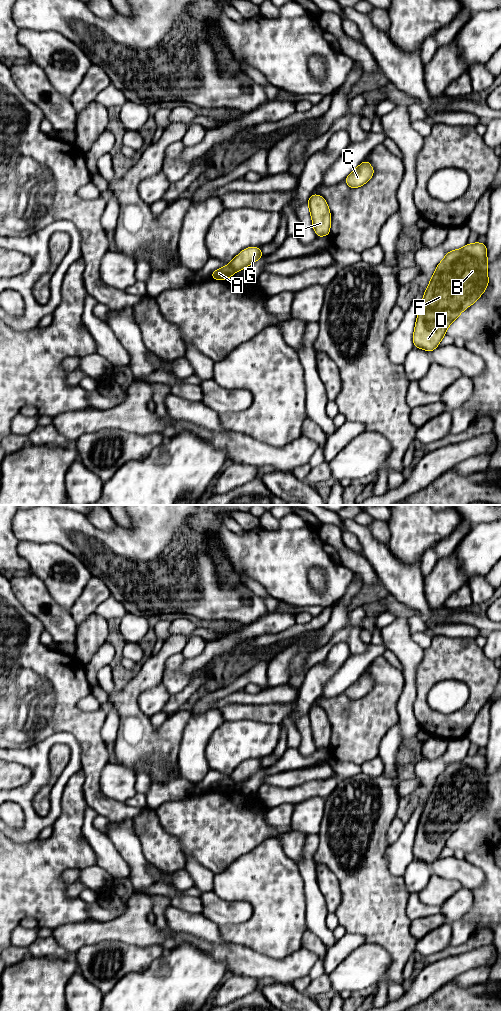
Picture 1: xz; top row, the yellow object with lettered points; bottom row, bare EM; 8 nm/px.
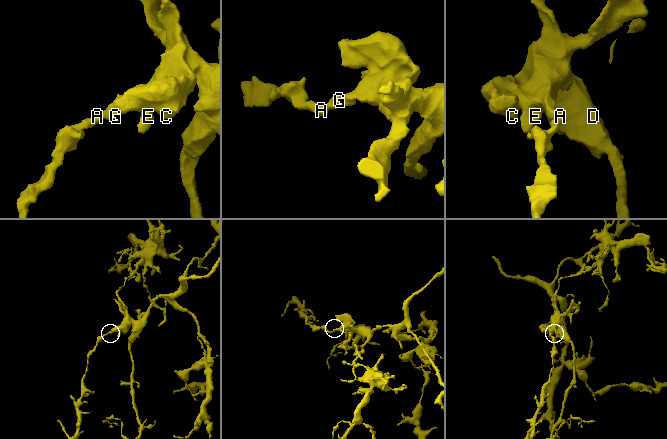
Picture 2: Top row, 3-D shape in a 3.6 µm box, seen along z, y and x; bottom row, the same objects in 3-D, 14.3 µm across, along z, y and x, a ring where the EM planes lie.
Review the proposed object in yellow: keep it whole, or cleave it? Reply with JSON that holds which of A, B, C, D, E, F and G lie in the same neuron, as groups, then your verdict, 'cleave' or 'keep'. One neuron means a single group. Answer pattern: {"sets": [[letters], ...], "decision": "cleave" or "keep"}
{"sets": [["A"], ["B", "C", "D", "E", "F", "G"]], "decision": "cleave"}

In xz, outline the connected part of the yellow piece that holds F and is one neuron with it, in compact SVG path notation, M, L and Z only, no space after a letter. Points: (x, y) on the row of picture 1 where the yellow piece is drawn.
M467 243L463 248L451 250L445 255L425 290L414 328L414 348L431 353L439 346L451 323L486 290L489 285L488 266L485 243Z

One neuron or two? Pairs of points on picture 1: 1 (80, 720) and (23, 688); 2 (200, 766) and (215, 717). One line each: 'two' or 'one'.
1: one
2: one

